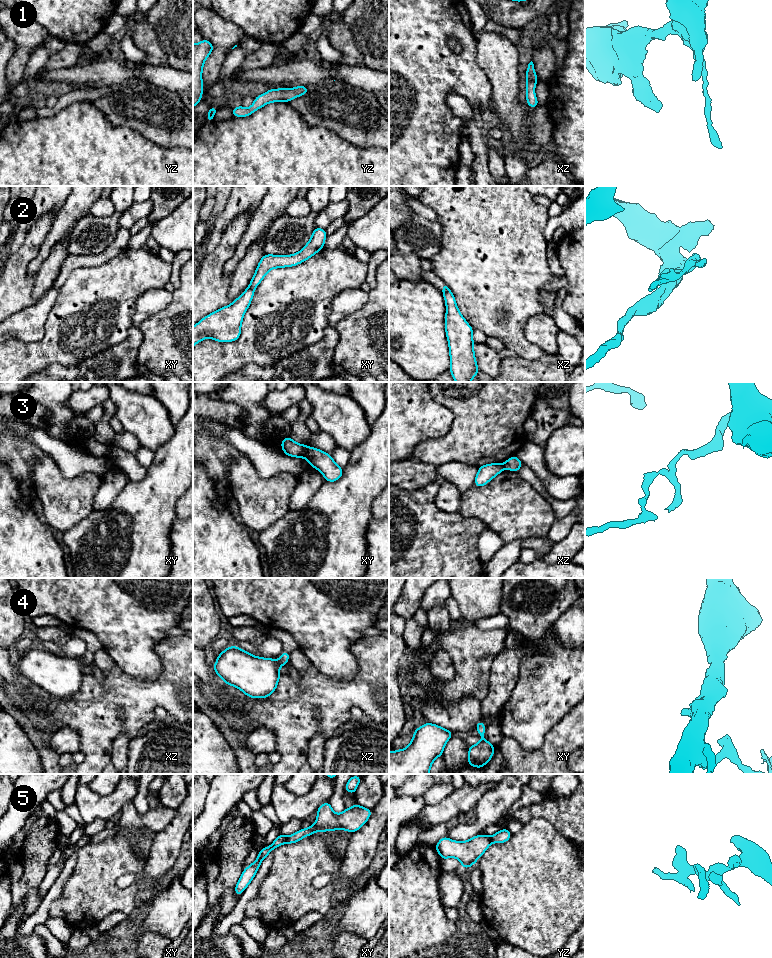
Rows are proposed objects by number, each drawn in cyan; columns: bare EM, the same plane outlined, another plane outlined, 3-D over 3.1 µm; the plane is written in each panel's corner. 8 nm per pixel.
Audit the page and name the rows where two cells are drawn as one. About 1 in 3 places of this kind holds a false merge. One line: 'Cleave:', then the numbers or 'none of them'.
Cleave: 2, 3, 5

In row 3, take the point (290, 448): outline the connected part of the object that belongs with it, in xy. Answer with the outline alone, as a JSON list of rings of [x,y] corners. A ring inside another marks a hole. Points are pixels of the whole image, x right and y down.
[[[291,437],[283,438],[281,442],[281,448],[283,452],[290,457],[299,457],[306,459],[309,454],[309,447],[308,445],[302,445],[296,443],[291,439]]]

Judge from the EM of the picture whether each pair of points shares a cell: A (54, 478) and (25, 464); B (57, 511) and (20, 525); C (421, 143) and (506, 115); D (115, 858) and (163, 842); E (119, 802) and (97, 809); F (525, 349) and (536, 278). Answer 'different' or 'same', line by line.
A: different
B: different
C: different
D: different
E: same
F: same

